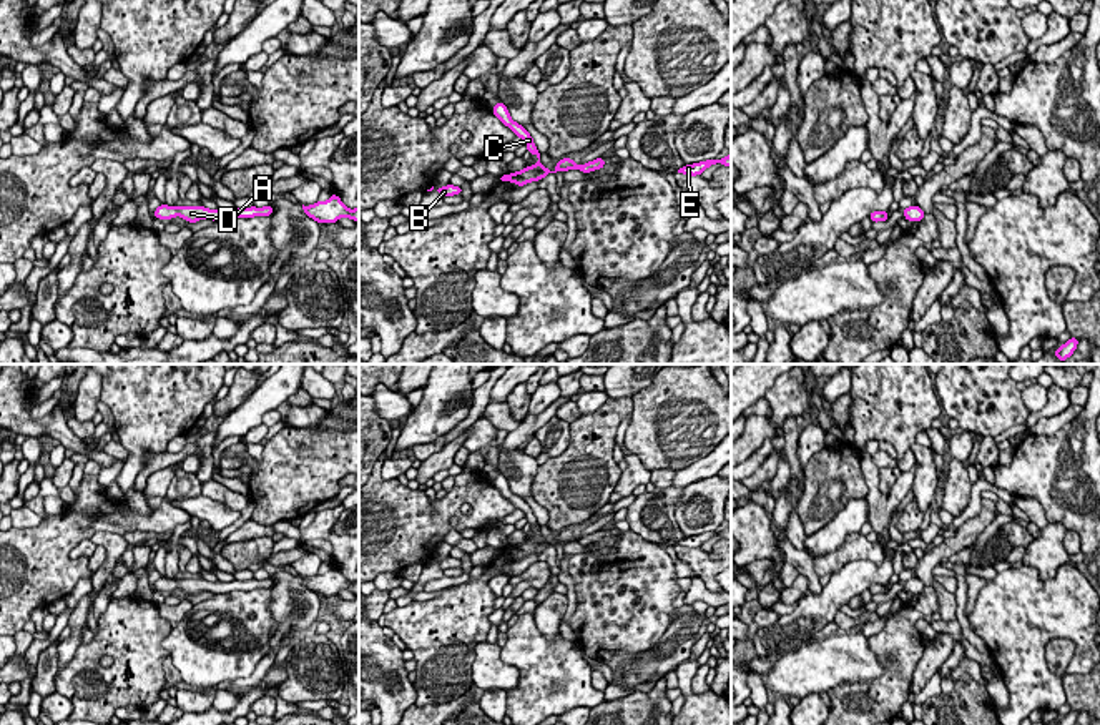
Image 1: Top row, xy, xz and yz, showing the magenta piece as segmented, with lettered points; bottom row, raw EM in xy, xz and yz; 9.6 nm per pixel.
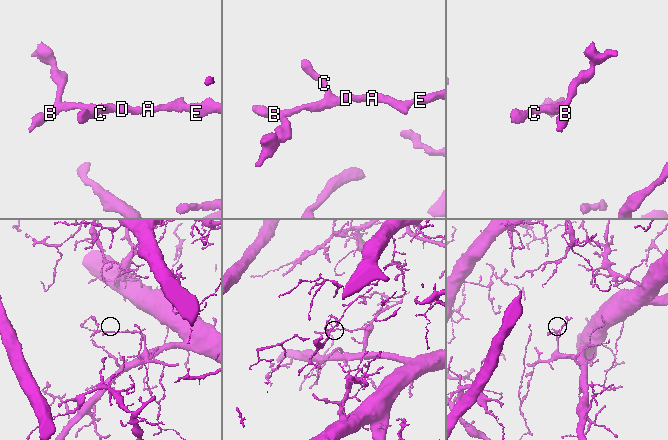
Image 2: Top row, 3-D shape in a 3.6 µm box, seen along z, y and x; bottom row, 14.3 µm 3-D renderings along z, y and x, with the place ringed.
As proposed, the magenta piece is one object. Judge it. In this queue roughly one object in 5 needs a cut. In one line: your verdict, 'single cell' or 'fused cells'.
single cell

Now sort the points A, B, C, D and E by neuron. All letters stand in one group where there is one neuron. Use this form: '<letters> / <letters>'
A B C D E

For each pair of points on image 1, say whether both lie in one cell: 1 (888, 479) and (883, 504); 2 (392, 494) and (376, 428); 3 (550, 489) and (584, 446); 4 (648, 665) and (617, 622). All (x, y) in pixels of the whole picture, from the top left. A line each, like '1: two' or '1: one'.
1: two
2: two
3: one
4: two

